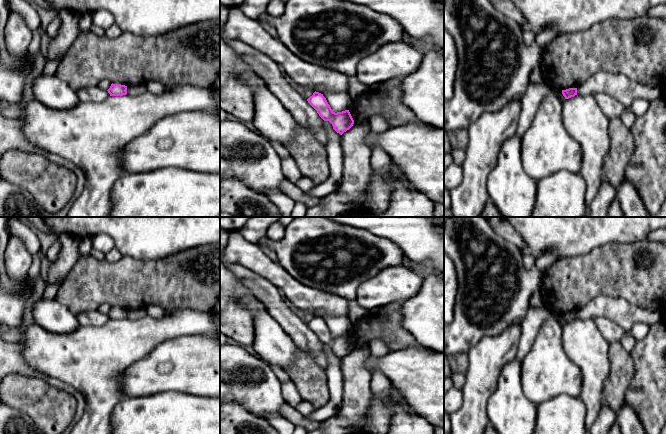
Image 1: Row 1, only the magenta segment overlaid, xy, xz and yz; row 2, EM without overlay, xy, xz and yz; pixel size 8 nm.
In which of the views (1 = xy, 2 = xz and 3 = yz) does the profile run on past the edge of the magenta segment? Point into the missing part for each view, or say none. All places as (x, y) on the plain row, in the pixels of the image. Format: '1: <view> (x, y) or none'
1: none
2: none
3: none

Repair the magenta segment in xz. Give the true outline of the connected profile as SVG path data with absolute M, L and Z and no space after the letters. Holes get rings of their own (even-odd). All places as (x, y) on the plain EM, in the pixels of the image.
M315 315L307 325L324 345L329 345L332 348L333 353L340 359L353 350L354 344L349 334L335 337L323 318Z

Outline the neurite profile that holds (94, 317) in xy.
M98 310L79 313L76 318L80 326L101 326L110 320L107 314L103 314Z

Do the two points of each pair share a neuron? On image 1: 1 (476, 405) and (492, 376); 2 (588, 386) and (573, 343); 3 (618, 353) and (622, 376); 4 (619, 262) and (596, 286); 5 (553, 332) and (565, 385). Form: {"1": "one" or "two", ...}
{"1": "one", "2": "one", "3": "one", "4": "one", "5": "one"}

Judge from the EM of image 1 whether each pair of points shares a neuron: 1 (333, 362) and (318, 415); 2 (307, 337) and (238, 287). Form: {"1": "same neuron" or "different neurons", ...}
{"1": "same neuron", "2": "different neurons"}

